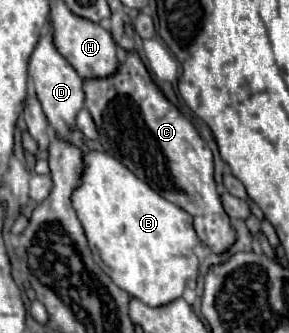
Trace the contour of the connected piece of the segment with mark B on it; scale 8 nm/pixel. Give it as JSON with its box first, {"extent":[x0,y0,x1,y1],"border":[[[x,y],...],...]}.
{"extent":[73,152,199,306],"border":[[[87,152],[85,154],[87,170],[81,178],[81,186],[73,192],[73,208],[85,228],[89,246],[95,248],[95,260],[103,272],[129,296],[139,298],[147,306],[165,306],[183,296],[185,288],[195,288],[199,258],[195,246],[199,244],[197,232],[193,228],[193,218],[167,202],[163,196],[153,192],[143,180],[129,172],[121,162],[105,152]]]}

